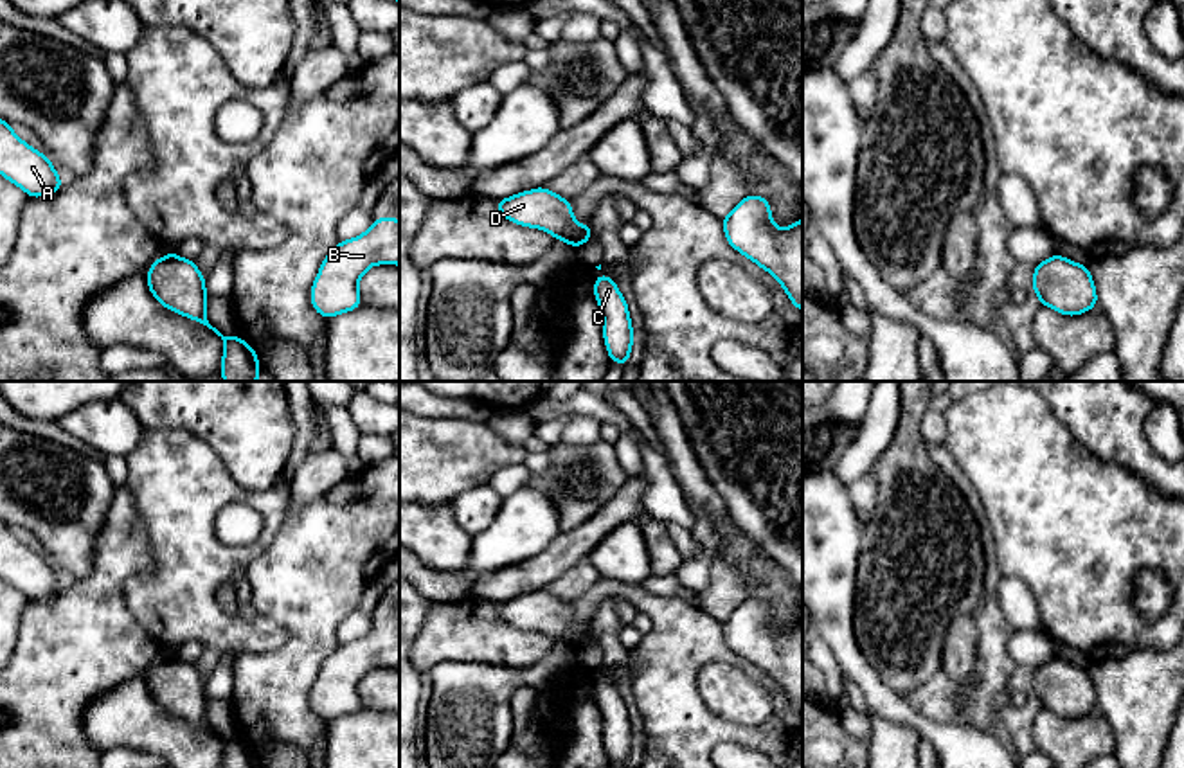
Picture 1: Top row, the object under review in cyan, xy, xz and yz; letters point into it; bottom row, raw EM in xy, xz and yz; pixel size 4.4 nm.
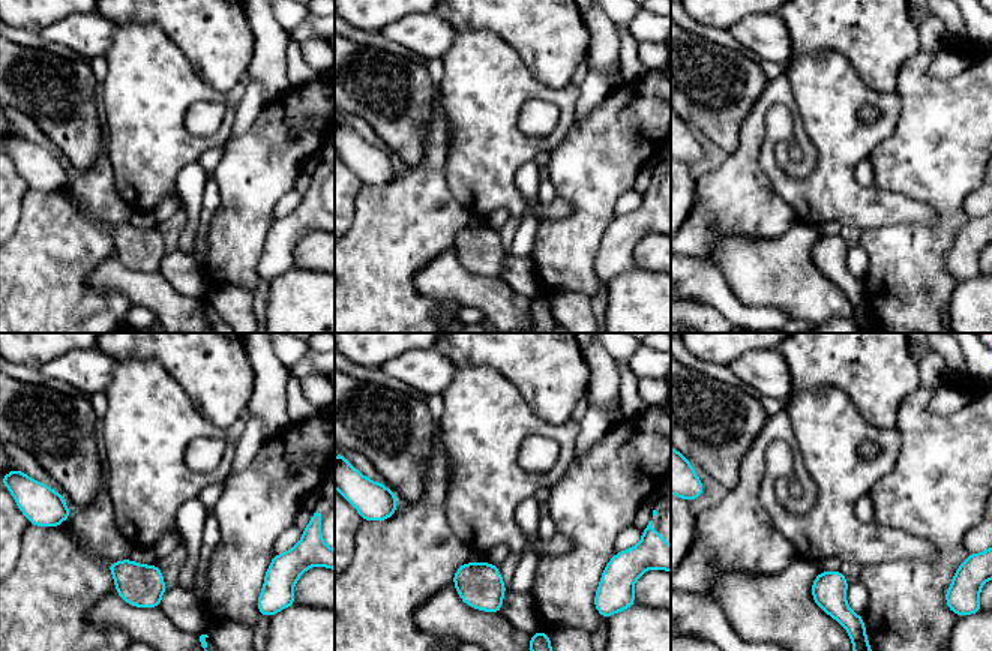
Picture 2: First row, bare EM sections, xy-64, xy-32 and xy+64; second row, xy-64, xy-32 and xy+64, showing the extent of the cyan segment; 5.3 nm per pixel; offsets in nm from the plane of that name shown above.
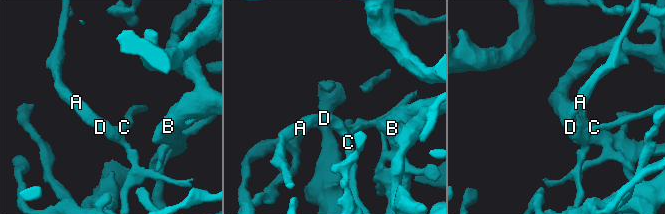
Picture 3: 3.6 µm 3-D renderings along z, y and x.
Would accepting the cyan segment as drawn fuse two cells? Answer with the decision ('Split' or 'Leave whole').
Leave whole

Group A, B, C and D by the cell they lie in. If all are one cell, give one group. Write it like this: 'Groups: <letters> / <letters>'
Groups: A B C D

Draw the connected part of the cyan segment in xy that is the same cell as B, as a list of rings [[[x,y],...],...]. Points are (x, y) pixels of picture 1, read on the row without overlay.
[[[376,621],[358,640],[340,644],[322,664],[311,709],[326,723],[362,709],[358,685],[374,667],[399,669],[399,622]]]

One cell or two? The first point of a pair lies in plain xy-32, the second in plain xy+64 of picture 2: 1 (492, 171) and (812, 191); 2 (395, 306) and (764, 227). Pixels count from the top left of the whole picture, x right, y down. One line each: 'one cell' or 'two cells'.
1: one cell
2: one cell

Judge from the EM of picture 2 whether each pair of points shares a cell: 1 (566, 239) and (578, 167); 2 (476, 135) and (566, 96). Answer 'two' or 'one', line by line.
1: one
2: one

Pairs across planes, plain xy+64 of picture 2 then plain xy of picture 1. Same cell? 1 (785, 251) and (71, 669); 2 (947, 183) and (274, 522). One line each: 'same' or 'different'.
1: different
2: different

